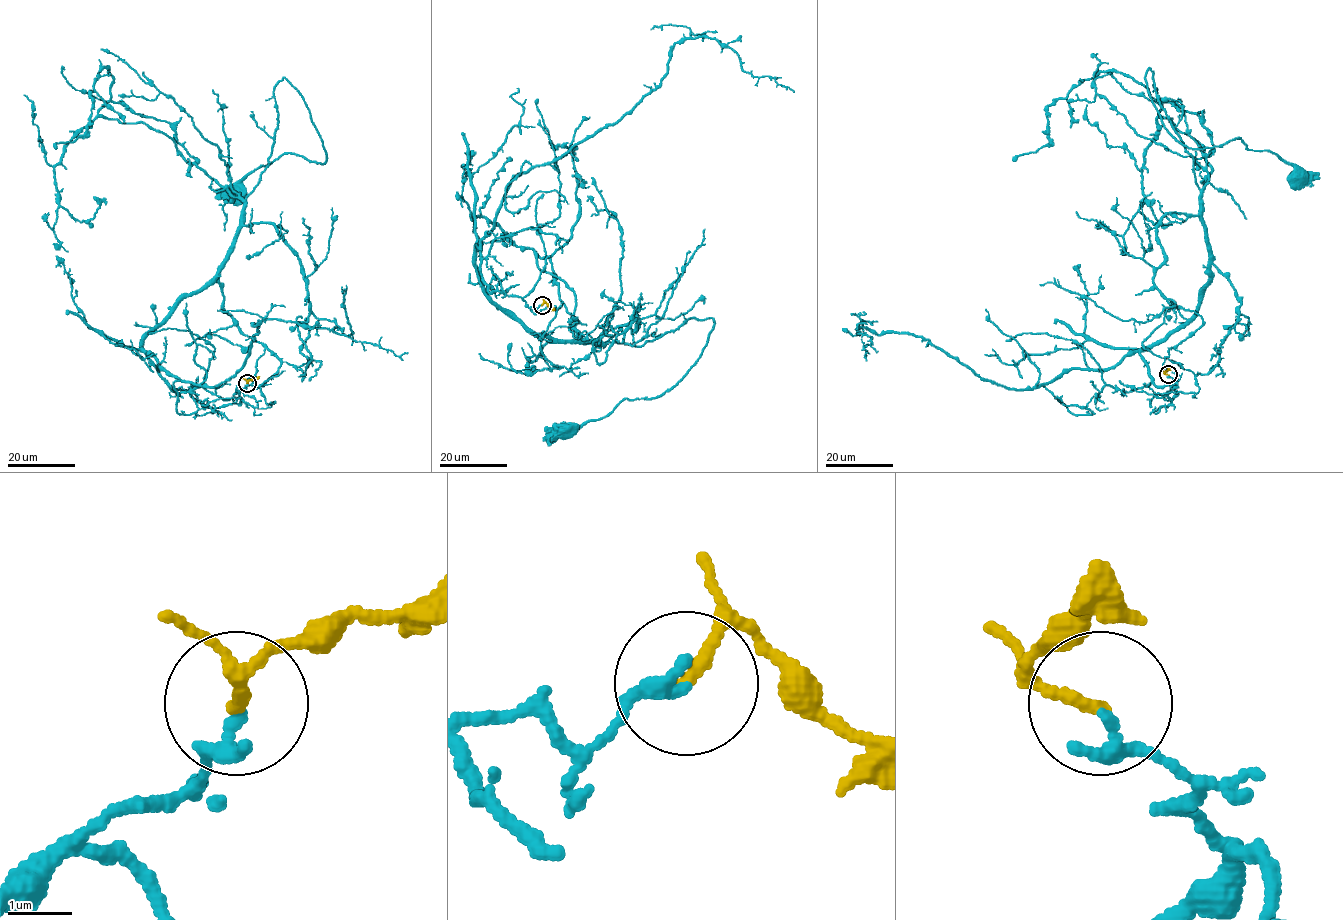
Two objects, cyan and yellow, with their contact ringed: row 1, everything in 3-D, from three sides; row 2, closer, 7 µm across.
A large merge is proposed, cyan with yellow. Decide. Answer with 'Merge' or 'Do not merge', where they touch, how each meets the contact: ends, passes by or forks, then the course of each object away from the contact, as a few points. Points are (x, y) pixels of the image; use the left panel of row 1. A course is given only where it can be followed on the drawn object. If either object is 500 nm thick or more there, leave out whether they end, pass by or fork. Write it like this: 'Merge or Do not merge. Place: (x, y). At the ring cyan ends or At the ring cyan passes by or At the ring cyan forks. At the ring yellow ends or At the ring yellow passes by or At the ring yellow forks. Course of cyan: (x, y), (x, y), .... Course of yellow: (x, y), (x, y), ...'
Do not merge. Place: (247, 383). At the ring cyan ends. At the ring yellow ends. Course of cyan: (247, 383), (203, 405), (142, 347), (216, 274), (267, 165), (283, 77), (325, 162), (283, 153), (233, 194). Course of yellow: (247, 383), (259, 376)

